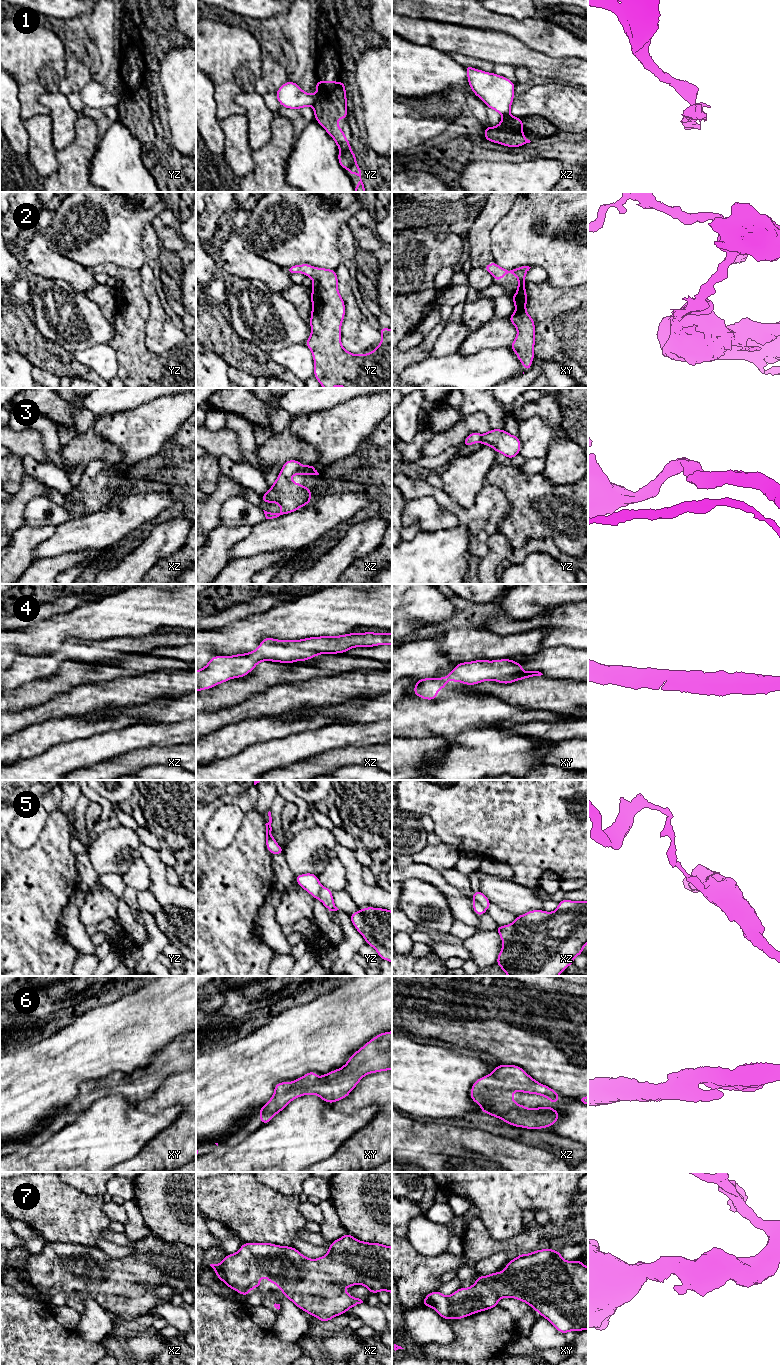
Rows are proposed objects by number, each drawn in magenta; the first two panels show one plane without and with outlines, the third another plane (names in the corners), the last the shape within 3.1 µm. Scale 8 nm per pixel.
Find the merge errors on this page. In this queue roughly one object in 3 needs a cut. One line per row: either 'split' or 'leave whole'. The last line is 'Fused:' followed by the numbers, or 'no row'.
1: split
2: leave whole
3: leave whole
4: leave whole
5: split
6: leave whole
7: leave whole
Fused: 1, 5

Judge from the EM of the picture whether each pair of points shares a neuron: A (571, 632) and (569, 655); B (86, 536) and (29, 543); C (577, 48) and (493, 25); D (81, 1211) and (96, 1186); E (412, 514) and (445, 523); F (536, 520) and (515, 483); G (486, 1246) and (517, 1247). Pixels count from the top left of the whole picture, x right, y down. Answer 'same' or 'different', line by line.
A: different
B: different
C: same
D: different
E: same
F: same
G: same

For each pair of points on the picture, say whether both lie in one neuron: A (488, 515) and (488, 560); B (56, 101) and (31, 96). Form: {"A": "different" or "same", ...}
{"A": "different", "B": "different"}

